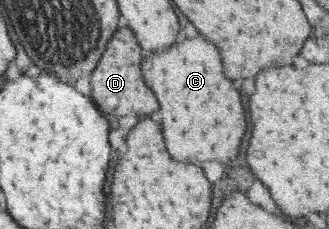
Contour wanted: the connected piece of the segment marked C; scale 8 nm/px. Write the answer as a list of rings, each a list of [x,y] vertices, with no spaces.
[[[196,37],[184,39],[164,53],[148,53],[142,75],[160,103],[164,141],[172,159],[228,163],[238,155],[246,133],[246,111],[240,93],[224,77],[220,53],[212,43]]]

